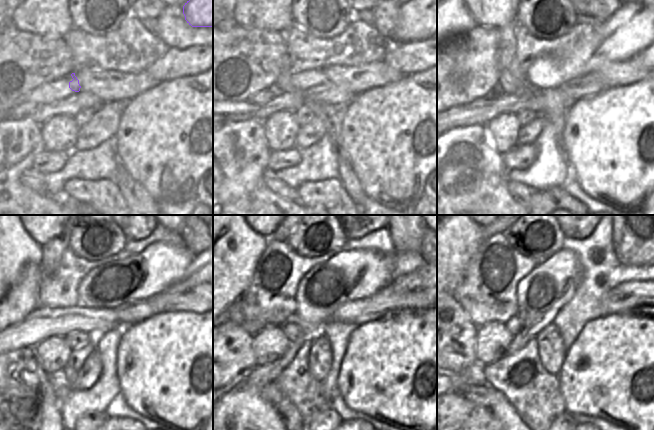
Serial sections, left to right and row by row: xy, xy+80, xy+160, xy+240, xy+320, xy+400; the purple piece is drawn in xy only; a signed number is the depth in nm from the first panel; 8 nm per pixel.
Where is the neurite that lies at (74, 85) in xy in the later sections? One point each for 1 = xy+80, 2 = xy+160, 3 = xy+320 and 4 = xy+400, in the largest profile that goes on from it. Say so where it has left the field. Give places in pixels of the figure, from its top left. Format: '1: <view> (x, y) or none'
1: xy+80 (305, 80)
2: xy+160 (634, 26)
3: xy+320 (348, 276)
4: xy+400 (541, 294)

